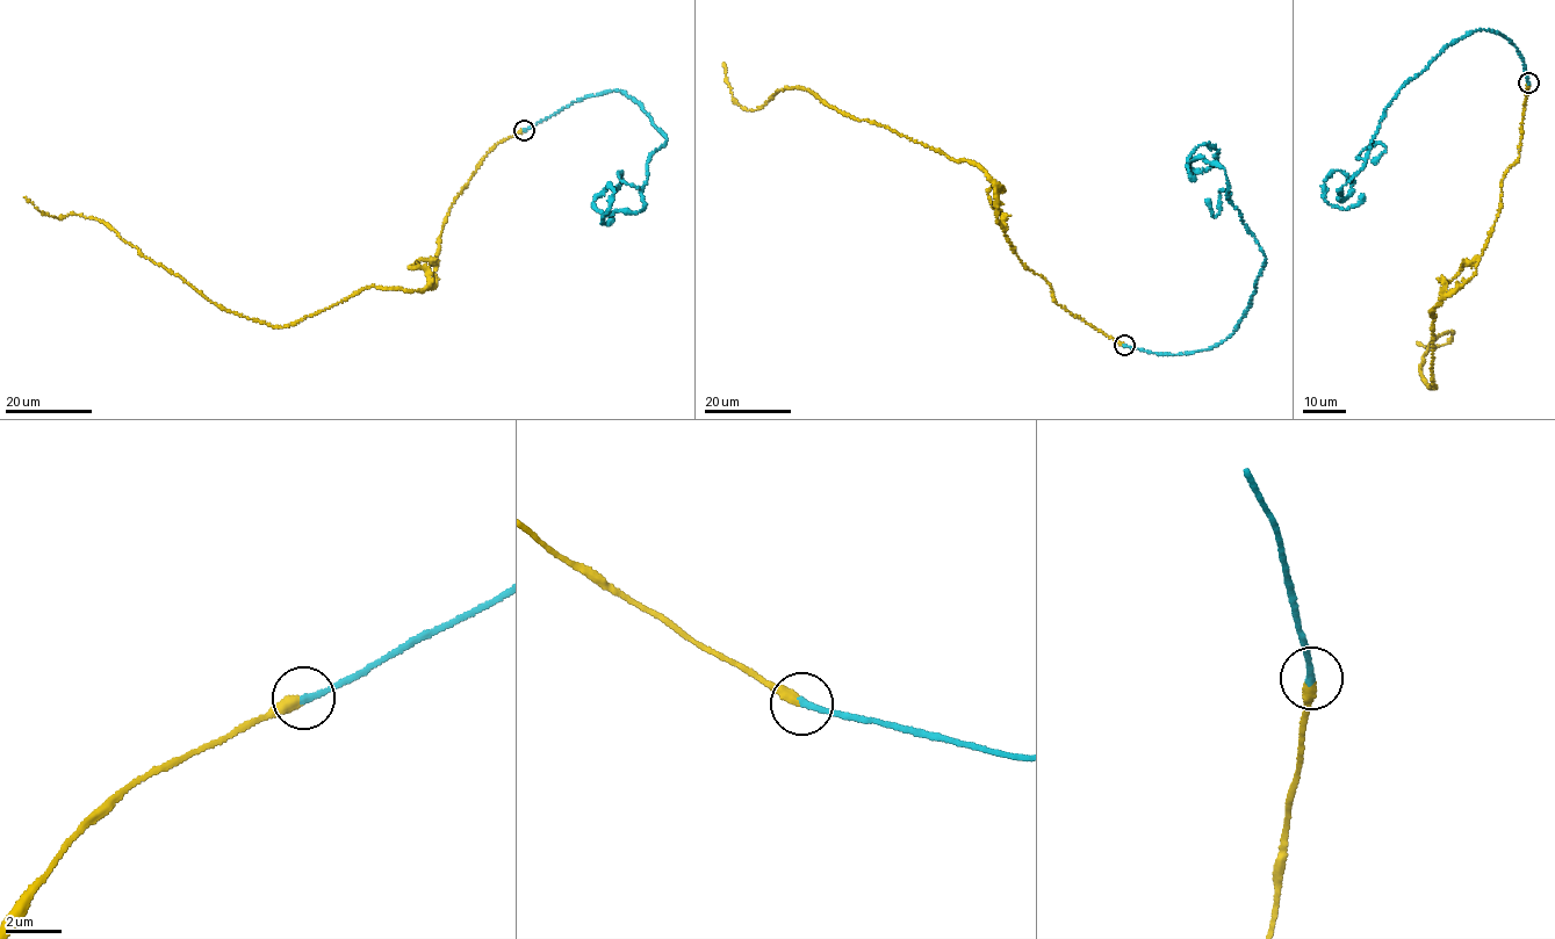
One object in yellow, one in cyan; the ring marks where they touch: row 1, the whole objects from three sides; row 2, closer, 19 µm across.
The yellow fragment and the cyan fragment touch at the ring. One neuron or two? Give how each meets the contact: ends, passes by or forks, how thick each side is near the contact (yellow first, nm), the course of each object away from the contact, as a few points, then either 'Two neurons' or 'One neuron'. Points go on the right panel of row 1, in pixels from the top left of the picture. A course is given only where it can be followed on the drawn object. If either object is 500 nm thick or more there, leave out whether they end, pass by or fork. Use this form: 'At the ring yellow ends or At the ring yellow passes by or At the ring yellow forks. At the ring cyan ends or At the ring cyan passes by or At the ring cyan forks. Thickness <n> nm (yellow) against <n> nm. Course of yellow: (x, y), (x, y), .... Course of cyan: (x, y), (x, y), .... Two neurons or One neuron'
At the ring yellow ends. At the ring cyan ends. Thickness 360 nm (yellow) against 240 nm. Course of yellow: (1527, 82), (1475, 273), (1431, 310), (1437, 388), (1419, 367), (1454, 332), (1417, 341). Course of cyan: (1527, 82), (1498, 33), (1456, 40), (1399, 88), (1343, 201), (1348, 178), (1325, 180), (1340, 209), (1361, 193). One neuron

